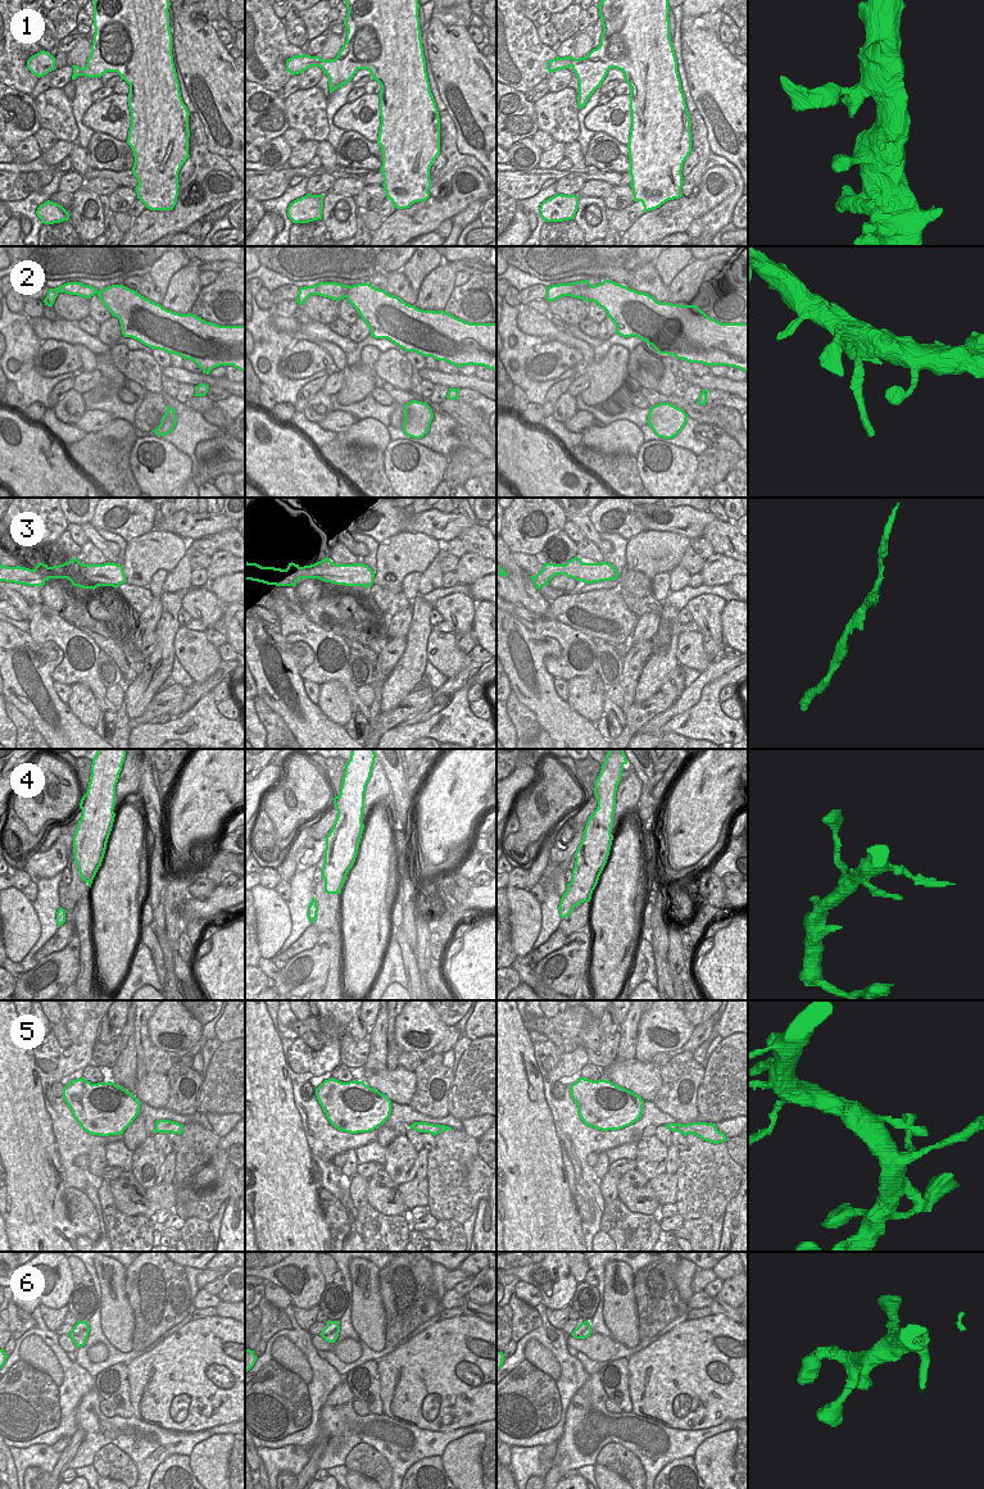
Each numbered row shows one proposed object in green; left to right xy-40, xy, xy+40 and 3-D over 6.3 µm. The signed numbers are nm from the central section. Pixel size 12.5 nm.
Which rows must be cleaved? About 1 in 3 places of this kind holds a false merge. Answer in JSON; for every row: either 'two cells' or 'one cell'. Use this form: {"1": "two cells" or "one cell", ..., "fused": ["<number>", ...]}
{"1": "one cell", "2": "one cell", "3": "one cell", "4": "one cell", "5": "one cell", "6": "one cell", "fused": []}

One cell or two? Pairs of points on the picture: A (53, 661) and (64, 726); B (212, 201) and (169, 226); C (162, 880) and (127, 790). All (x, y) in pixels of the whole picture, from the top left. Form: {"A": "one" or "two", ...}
{"A": "one", "B": "one", "C": "two"}

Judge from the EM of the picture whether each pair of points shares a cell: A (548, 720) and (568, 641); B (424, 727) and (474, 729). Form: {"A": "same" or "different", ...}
{"A": "different", "B": "same"}

